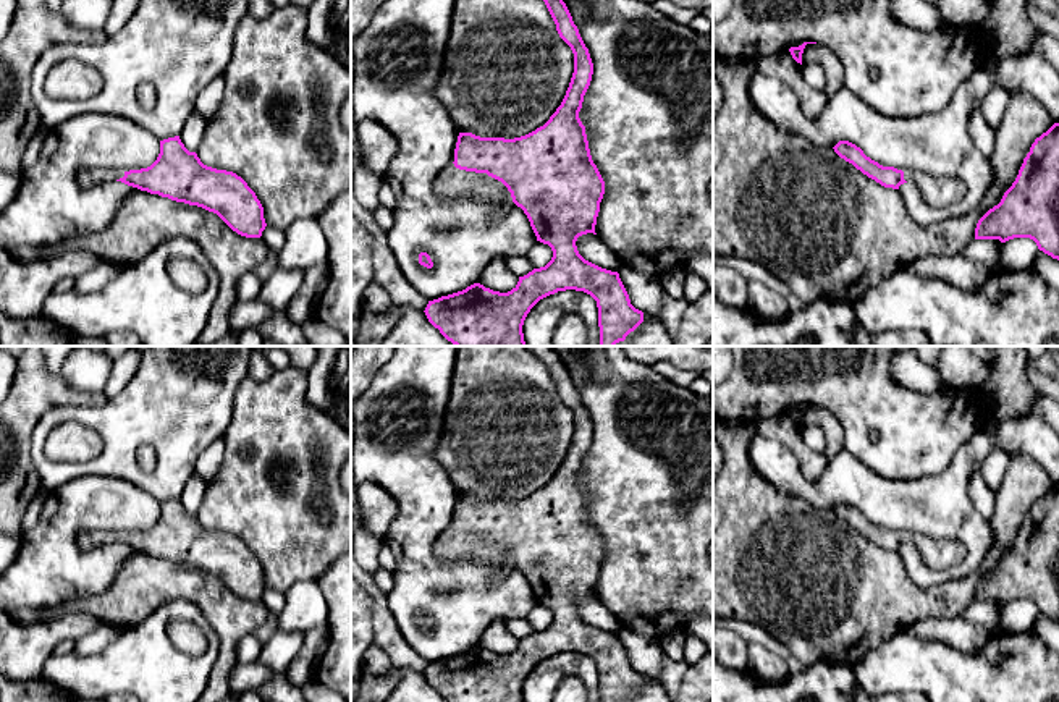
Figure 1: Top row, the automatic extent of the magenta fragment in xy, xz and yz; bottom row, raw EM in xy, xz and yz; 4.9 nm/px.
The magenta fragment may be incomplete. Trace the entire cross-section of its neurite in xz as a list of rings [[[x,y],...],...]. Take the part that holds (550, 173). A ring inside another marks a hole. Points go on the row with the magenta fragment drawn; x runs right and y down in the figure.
[[[543,2],[559,37],[574,53],[574,73],[561,105],[543,126],[521,137],[480,137],[459,133],[454,162],[438,175],[433,189],[446,201],[470,197],[496,204],[501,212],[514,202],[527,215],[537,241],[551,247],[553,257],[545,267],[519,277],[517,285],[508,293],[474,283],[462,291],[428,301],[424,311],[428,322],[454,346],[525,346],[522,325],[530,309],[540,299],[566,290],[584,291],[597,301],[598,346],[629,346],[626,336],[643,322],[643,312],[631,304],[619,273],[585,260],[576,246],[579,236],[597,235],[595,225],[605,194],[605,181],[592,160],[585,126],[579,118],[593,63],[566,3]]]

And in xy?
[[[179,136],[160,141],[160,154],[147,168],[99,168],[78,175],[82,188],[115,181],[213,212],[246,238],[260,238],[267,226],[264,207],[247,183],[233,171],[204,165],[196,152],[184,147]]]

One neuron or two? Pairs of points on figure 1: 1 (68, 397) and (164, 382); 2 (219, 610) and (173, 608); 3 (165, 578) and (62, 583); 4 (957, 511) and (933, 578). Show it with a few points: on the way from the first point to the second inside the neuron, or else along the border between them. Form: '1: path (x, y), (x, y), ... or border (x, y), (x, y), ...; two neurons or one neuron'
1: border (107, 400), (101, 405), (60, 405), (57, 408); two neurons
2: border (164, 602), (189, 600), (201, 612), (219, 644); two neurons
3: border (138, 552), (125, 562), (107, 587), (81, 597); two neurons
4: path (972, 532), (972, 557), (954, 573); one neuron

